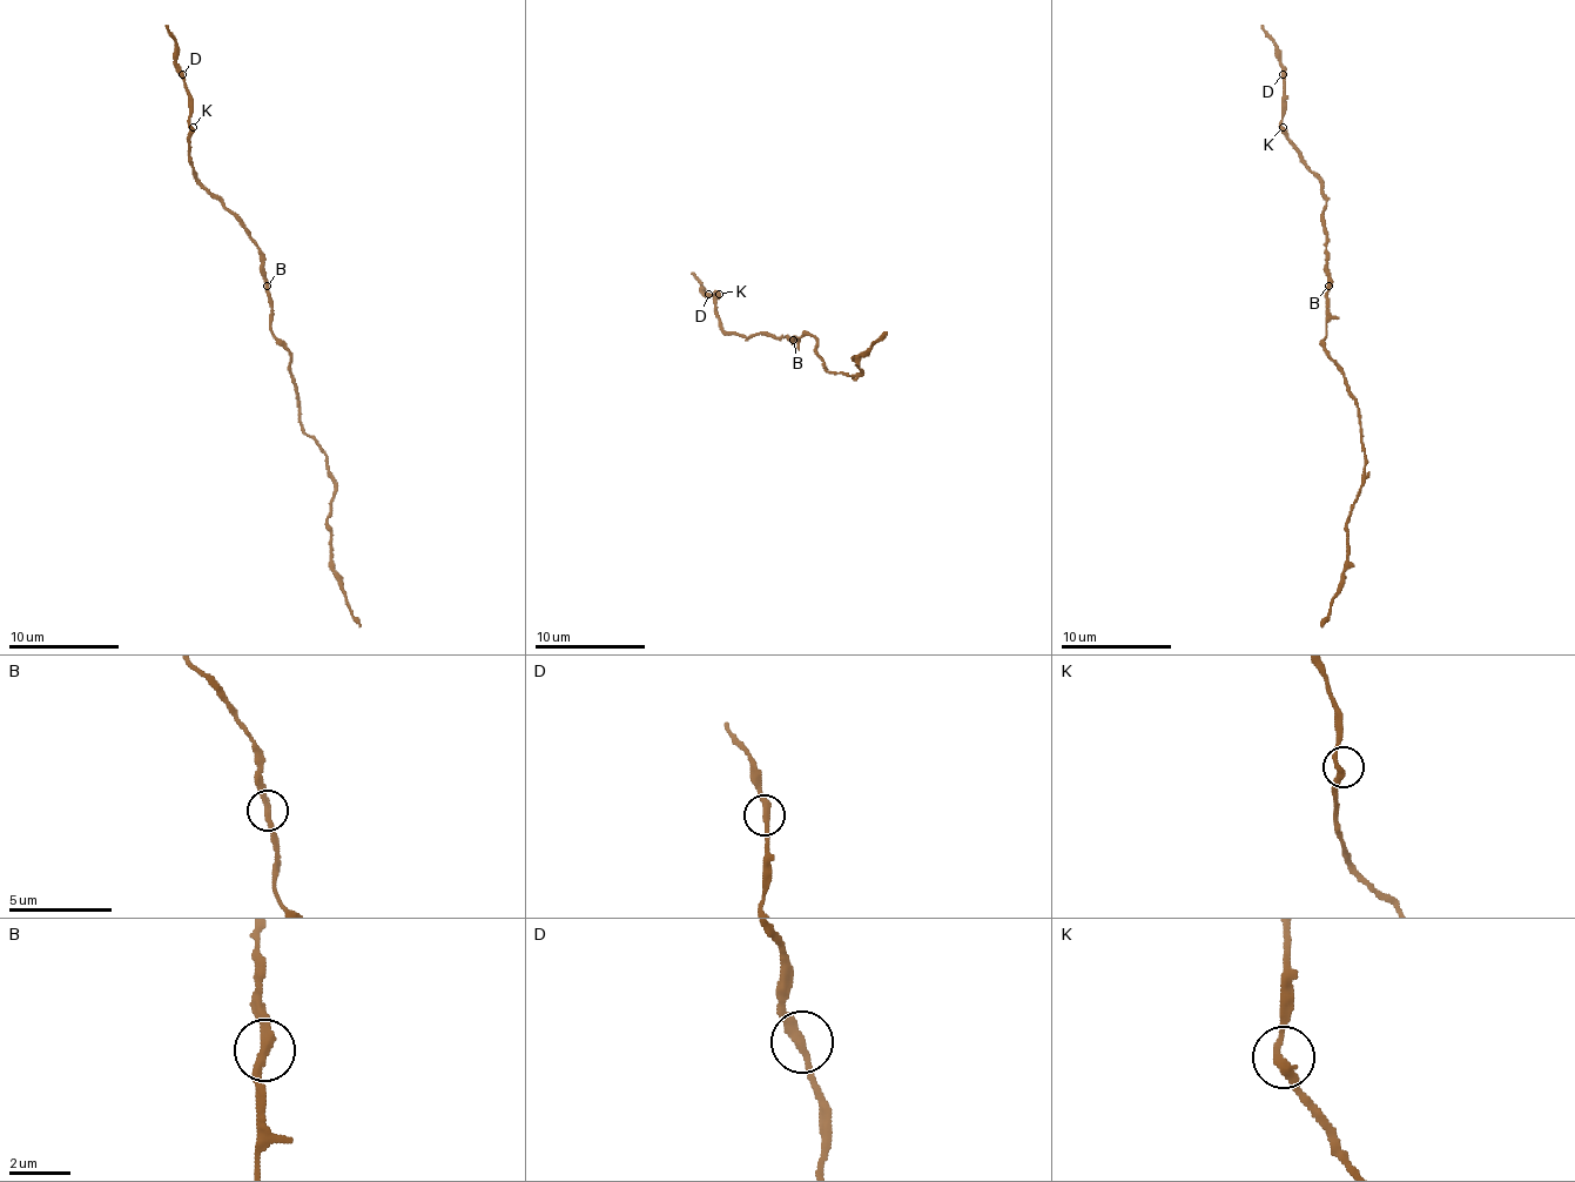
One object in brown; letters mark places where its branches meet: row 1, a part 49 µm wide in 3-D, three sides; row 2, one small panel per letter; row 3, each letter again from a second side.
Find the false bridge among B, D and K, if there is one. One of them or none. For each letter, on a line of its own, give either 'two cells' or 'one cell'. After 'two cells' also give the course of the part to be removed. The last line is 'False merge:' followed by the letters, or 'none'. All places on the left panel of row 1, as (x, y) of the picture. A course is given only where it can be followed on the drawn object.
B: one cell
D: one cell
K: one cell
False merge: none

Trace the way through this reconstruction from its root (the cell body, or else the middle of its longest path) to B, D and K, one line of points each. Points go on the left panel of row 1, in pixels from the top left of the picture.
B: (270, 324), (268, 287)
D: (270, 324), (264, 253), (251, 232), (196, 176), (190, 162), (190, 93), (182, 74)
K: (270, 324), (264, 253), (251, 232), (196, 176), (190, 162), (193, 127)

